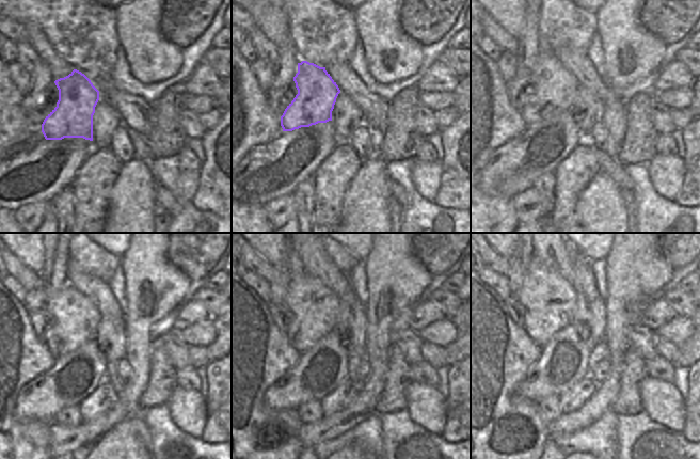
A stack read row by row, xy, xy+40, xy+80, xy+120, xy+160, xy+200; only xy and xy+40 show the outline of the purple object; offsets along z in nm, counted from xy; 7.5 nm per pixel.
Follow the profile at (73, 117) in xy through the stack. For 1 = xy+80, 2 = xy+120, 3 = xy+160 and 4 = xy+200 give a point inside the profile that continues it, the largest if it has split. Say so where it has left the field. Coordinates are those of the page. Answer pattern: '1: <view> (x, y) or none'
1: xy+80 (555, 88)
2: xy+120 (75, 318)
3: xy+160 (314, 307)
4: xy+200 (549, 300)

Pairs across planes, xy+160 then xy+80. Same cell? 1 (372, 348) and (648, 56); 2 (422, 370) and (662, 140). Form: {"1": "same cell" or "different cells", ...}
{"1": "same cell", "2": "same cell"}

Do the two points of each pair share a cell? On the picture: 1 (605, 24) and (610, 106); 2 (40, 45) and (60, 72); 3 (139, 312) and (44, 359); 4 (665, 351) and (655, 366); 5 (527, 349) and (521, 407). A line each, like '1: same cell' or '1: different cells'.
1: same cell
2: same cell
3: different cells
4: different cells
5: same cell

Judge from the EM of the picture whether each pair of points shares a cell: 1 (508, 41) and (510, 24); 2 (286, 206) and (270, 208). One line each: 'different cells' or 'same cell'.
1: different cells
2: same cell

